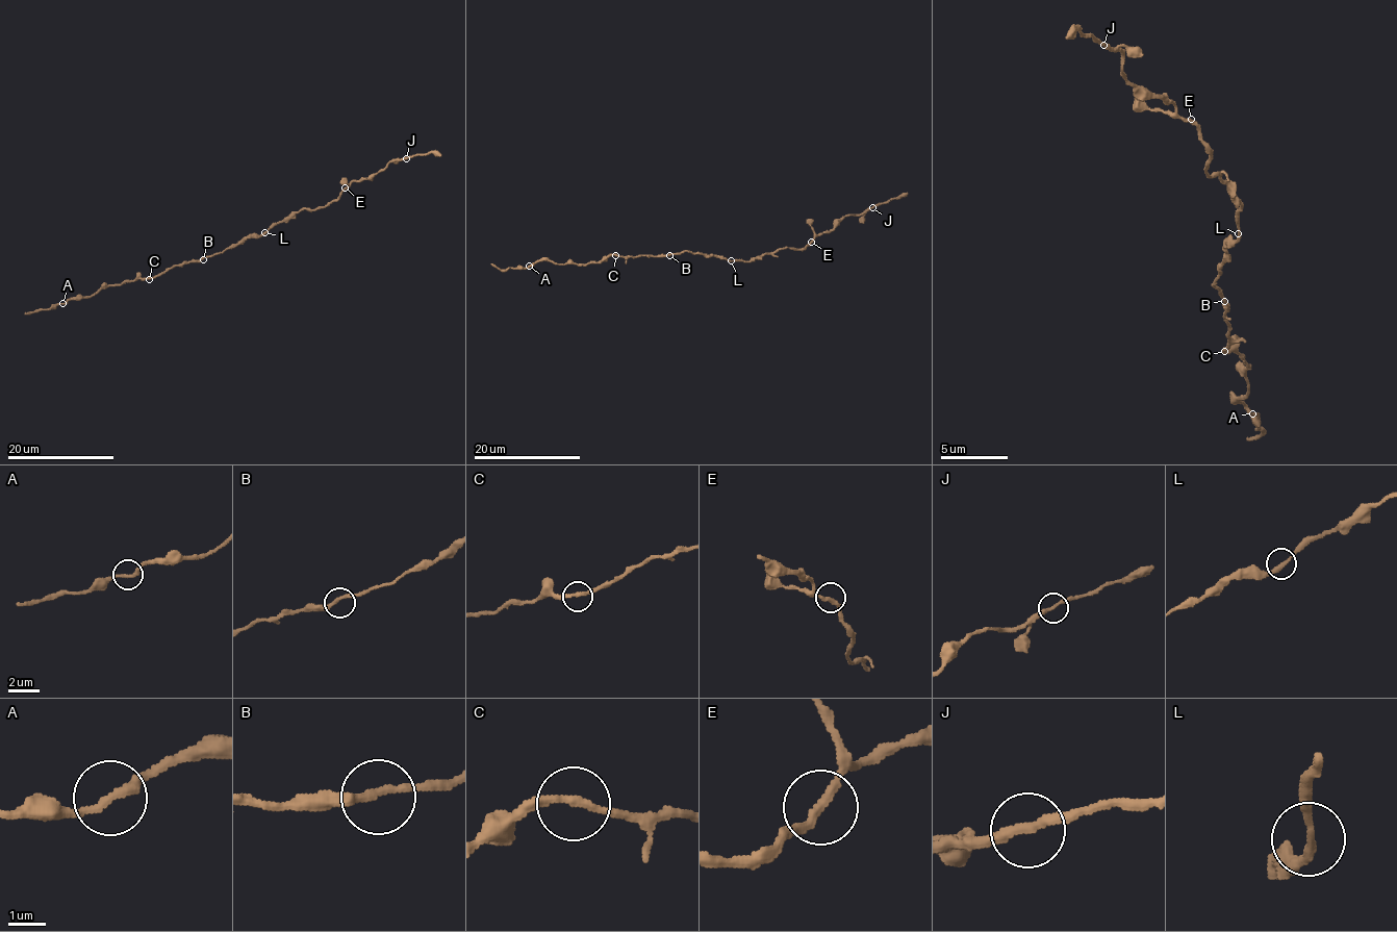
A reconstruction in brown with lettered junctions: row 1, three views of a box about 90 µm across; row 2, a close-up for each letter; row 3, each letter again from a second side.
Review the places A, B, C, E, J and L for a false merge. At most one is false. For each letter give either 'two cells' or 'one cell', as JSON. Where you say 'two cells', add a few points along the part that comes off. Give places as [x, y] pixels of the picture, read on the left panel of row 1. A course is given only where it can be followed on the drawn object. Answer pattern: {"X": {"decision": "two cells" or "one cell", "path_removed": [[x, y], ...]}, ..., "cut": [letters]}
{"A": {"decision": "one cell"}, "B": {"decision": "one cell"}, "C": {"decision": "one cell"}, "E": {"decision": "one cell"}, "J": {"decision": "one cell"}, "L": {"decision": "one cell"}, "cut": []}

